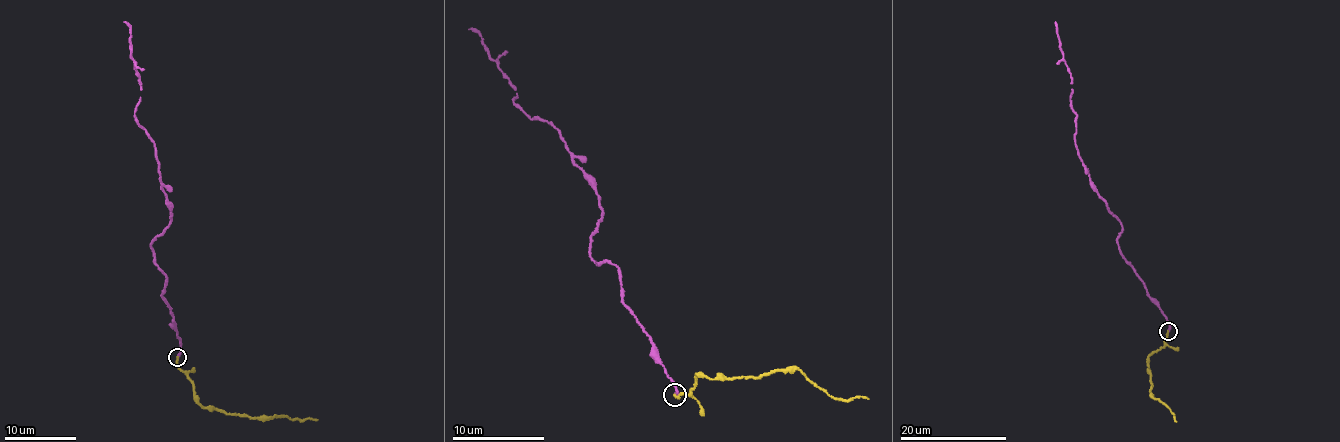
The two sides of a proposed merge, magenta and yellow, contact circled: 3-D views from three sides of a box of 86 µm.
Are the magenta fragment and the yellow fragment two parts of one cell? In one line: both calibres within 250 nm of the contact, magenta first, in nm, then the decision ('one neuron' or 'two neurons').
170 nm thick on the magenta side, 160 nm on the other; one neuron

